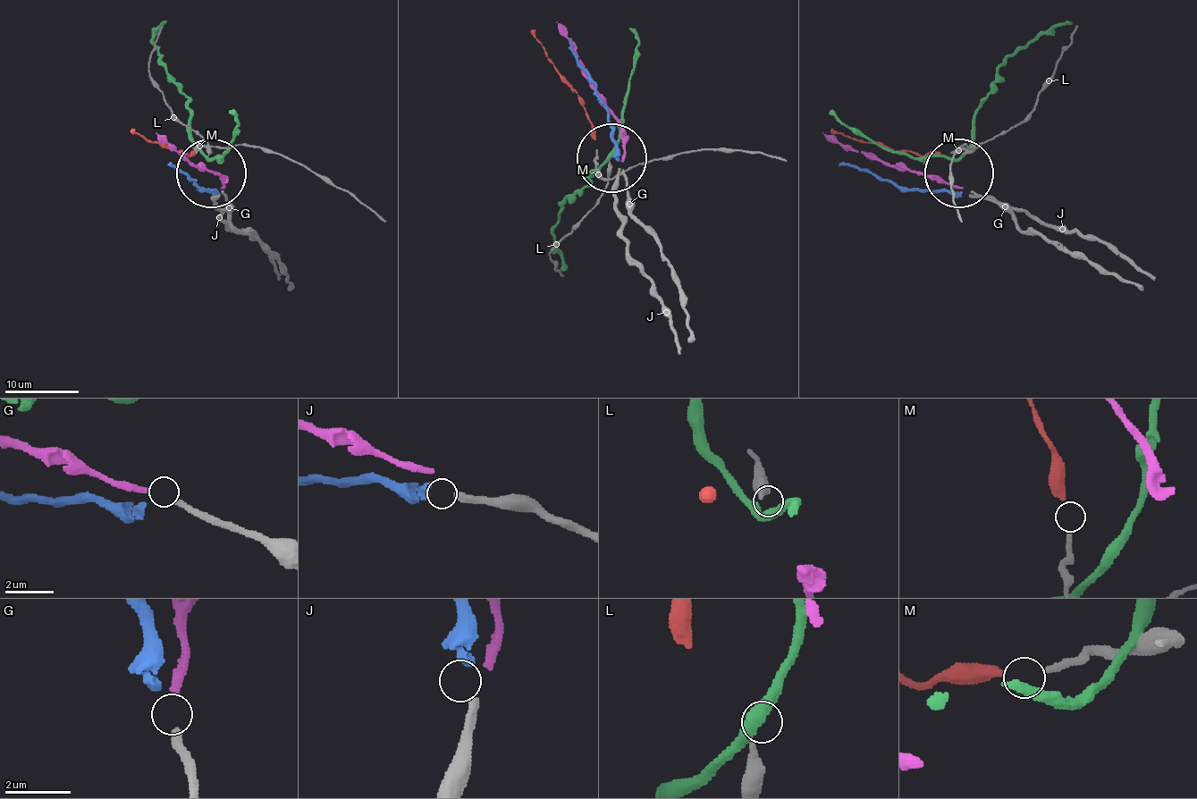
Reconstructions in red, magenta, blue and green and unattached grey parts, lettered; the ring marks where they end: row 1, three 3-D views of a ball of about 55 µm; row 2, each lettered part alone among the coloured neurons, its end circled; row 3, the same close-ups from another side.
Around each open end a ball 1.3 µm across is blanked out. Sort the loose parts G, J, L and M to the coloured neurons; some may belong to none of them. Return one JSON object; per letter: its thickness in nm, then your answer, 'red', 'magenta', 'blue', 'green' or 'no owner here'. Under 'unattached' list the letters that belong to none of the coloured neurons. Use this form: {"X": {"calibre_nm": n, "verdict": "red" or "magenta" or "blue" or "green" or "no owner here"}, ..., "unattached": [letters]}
{"G": {"calibre_nm": 260, "verdict": "magenta"}, "J": {"calibre_nm": 320, "verdict": "blue"}, "L": {"calibre_nm": 280, "verdict": "no owner here"}, "M": {"calibre_nm": 220, "verdict": "red"}, "unattached": ["L"]}

